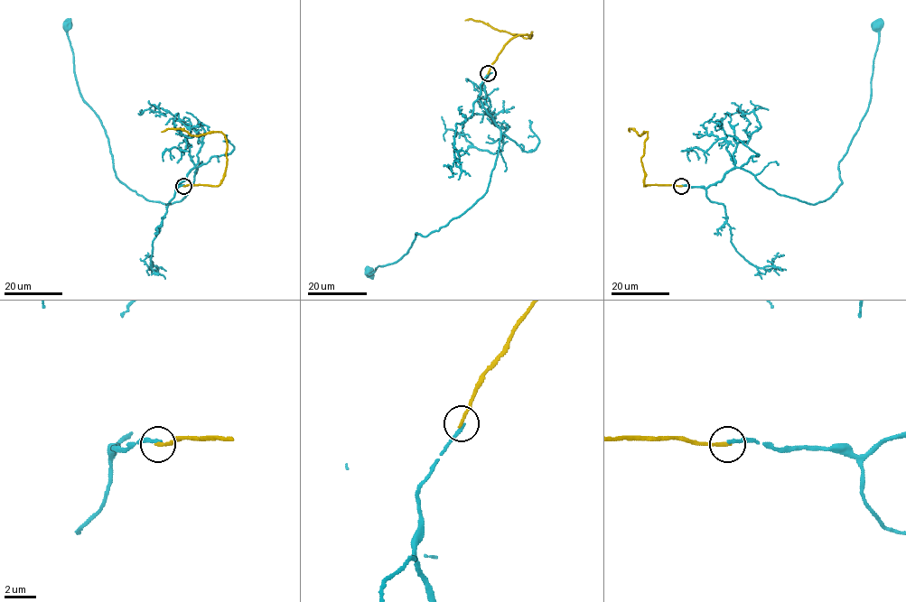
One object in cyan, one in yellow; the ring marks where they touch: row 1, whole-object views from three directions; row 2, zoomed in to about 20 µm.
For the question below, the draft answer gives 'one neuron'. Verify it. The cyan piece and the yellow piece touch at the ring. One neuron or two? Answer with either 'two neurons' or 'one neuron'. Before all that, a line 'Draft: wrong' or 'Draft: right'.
Draft: wrong
two neurons

